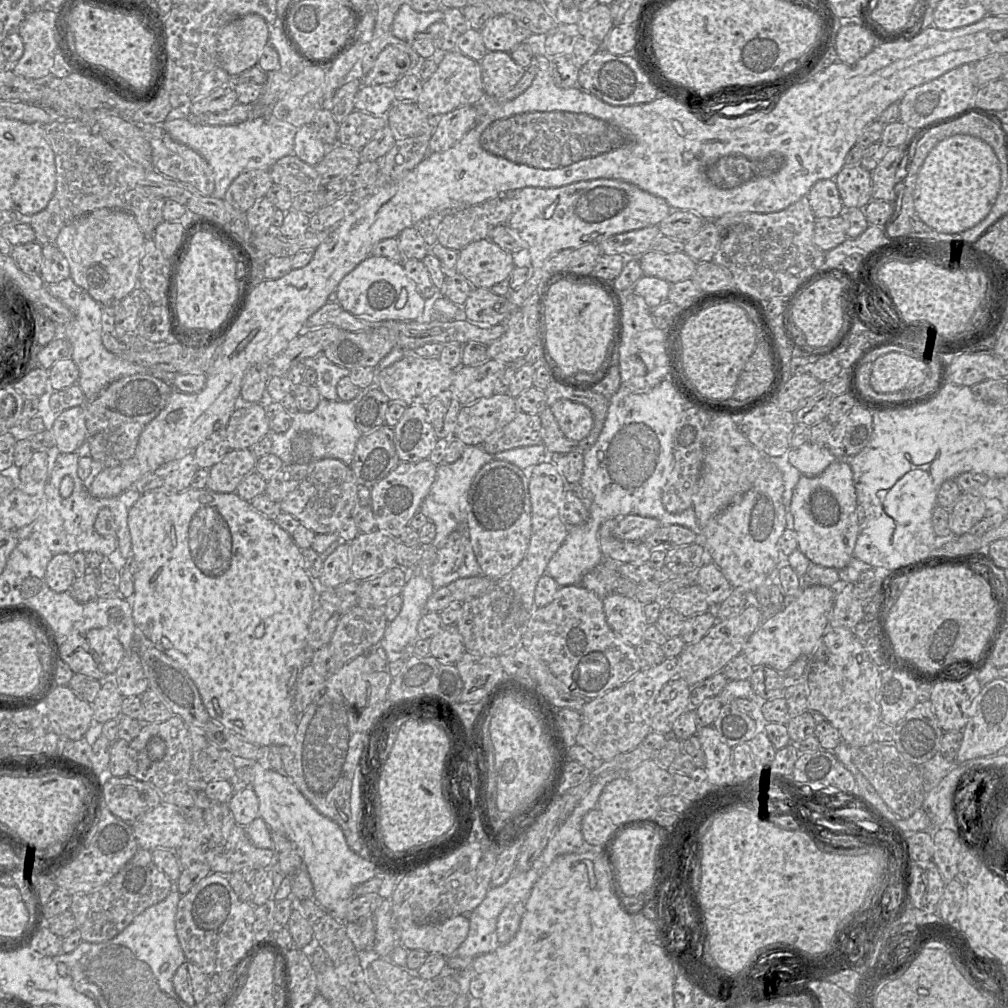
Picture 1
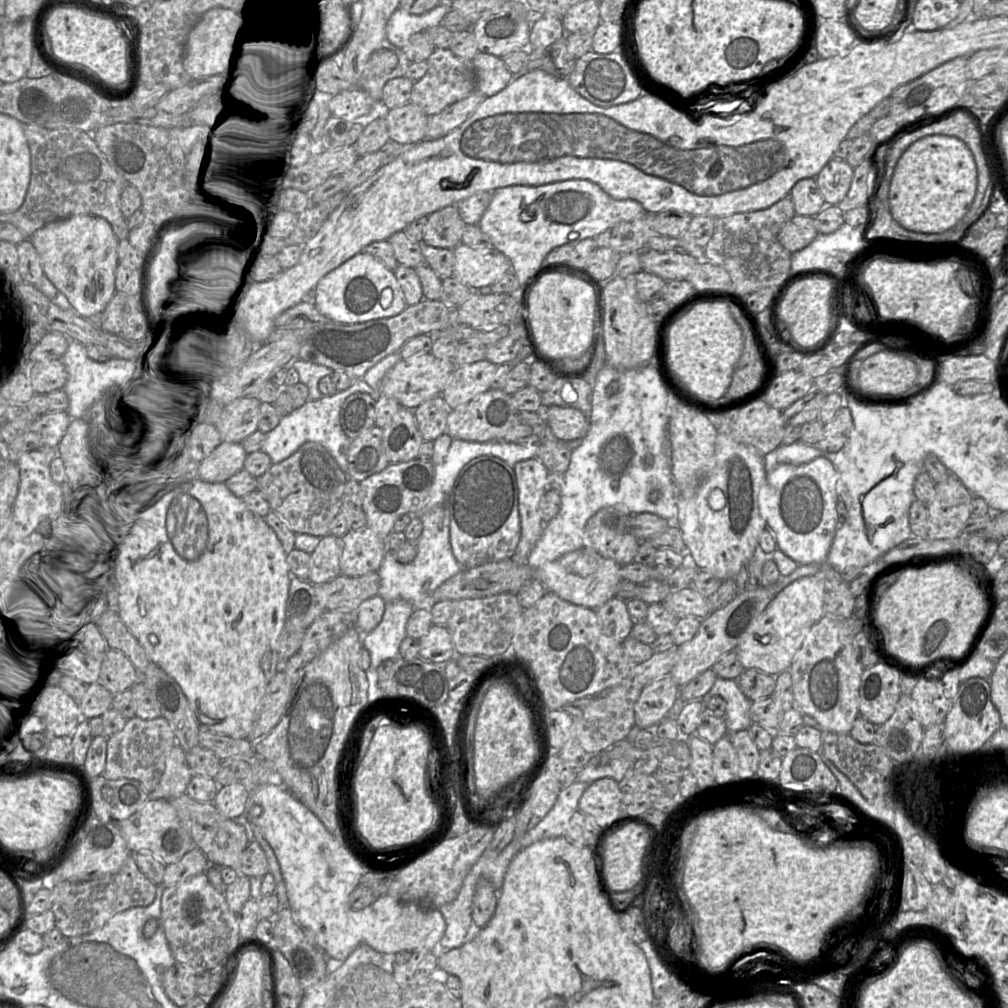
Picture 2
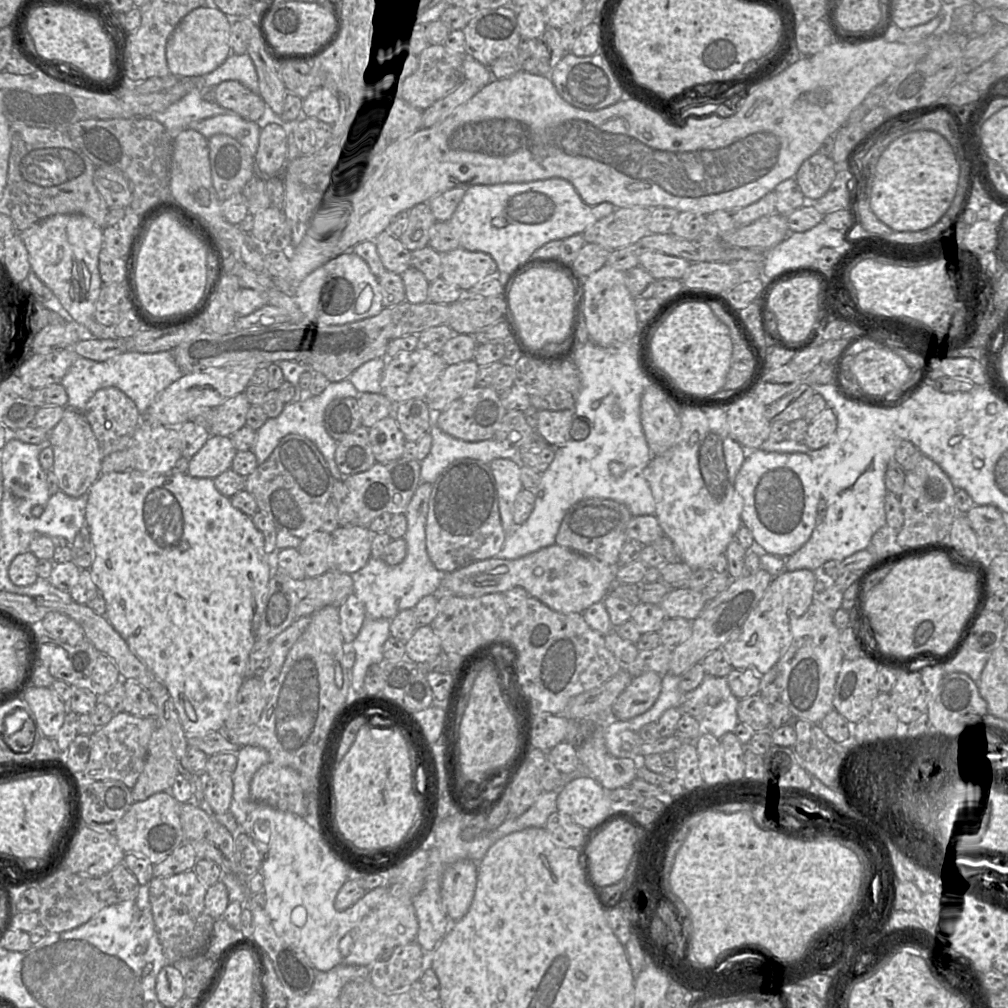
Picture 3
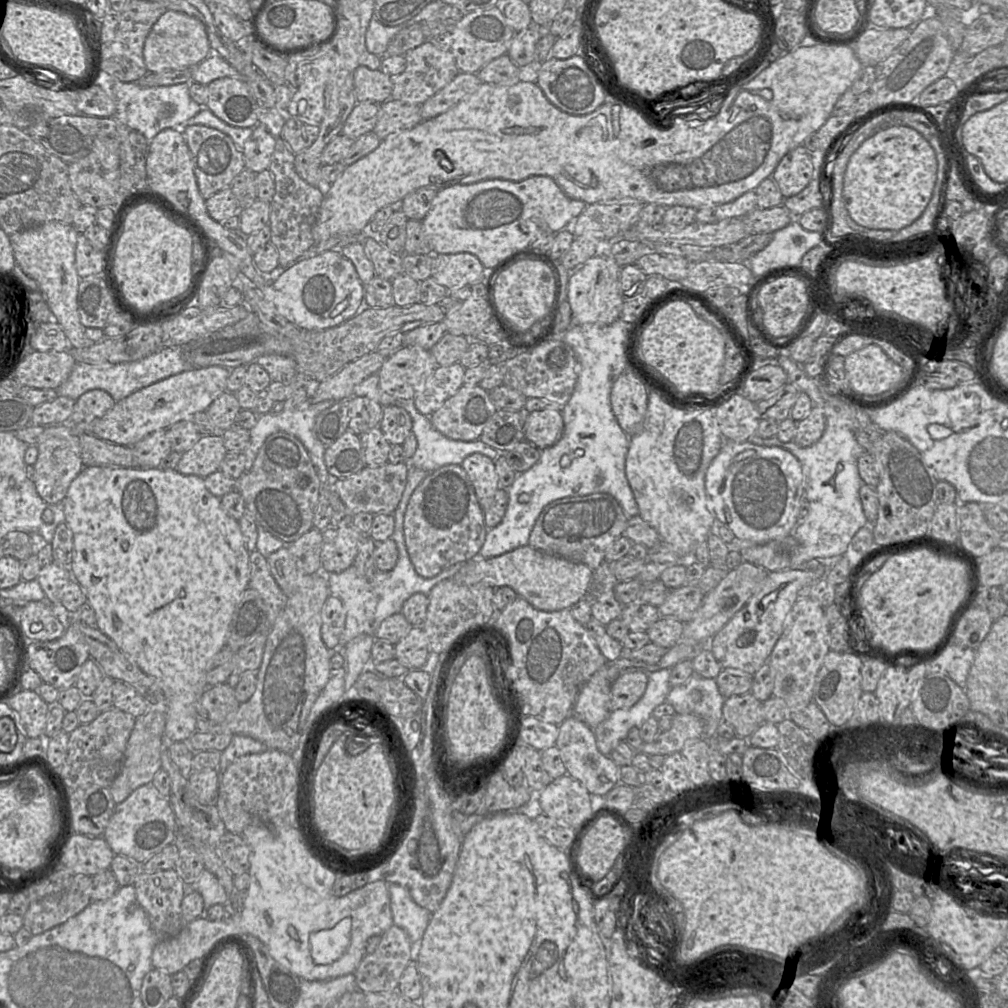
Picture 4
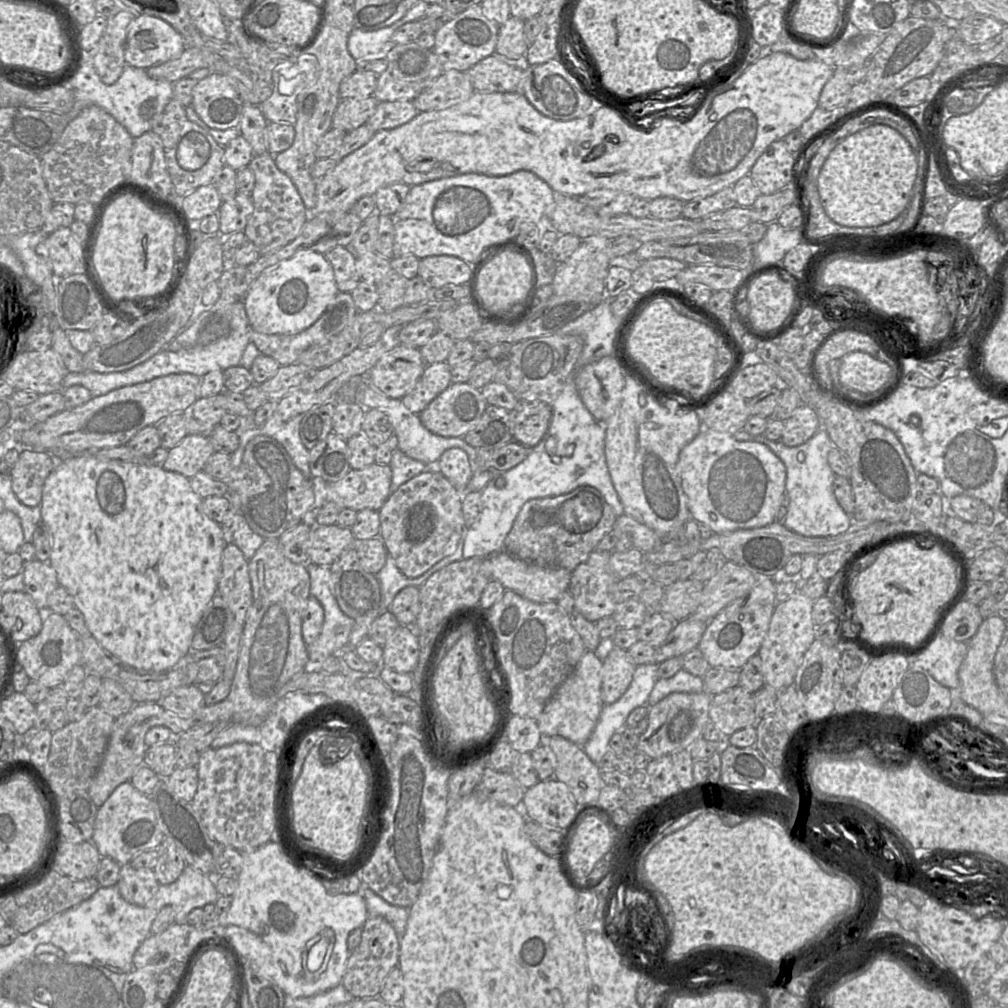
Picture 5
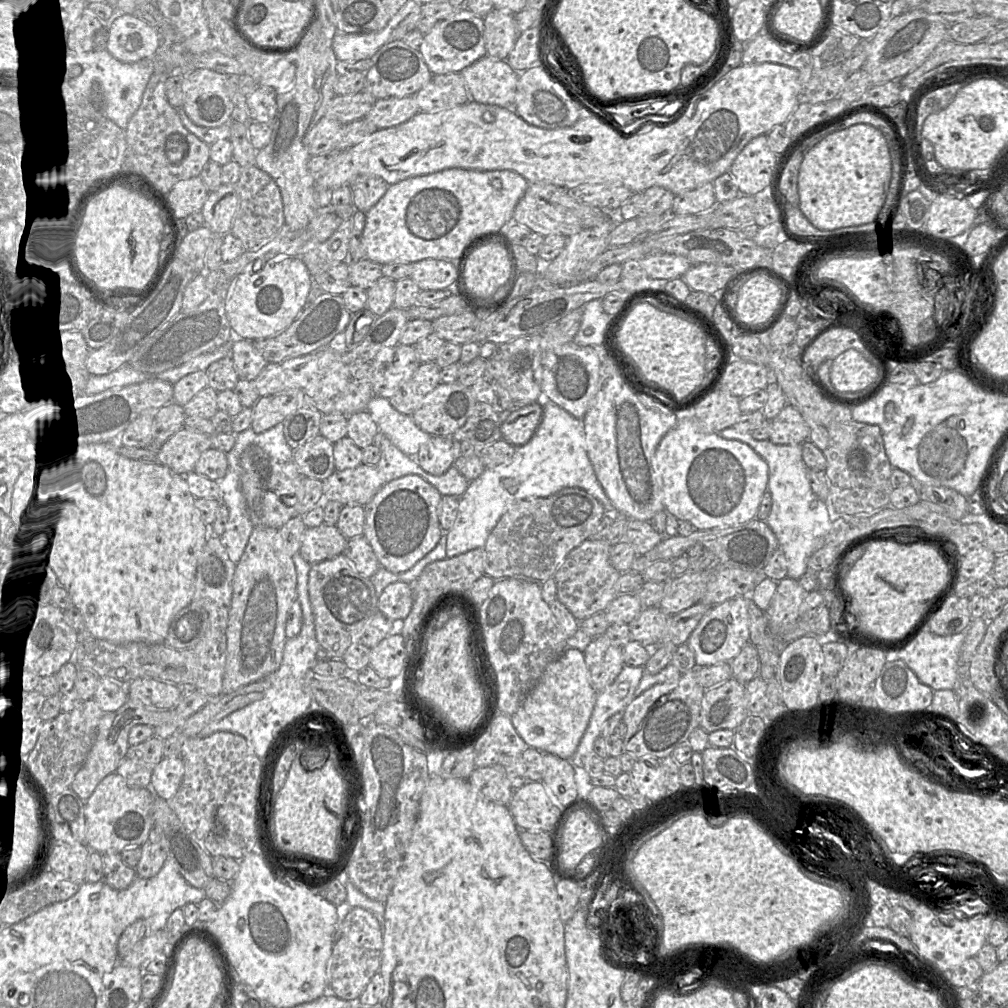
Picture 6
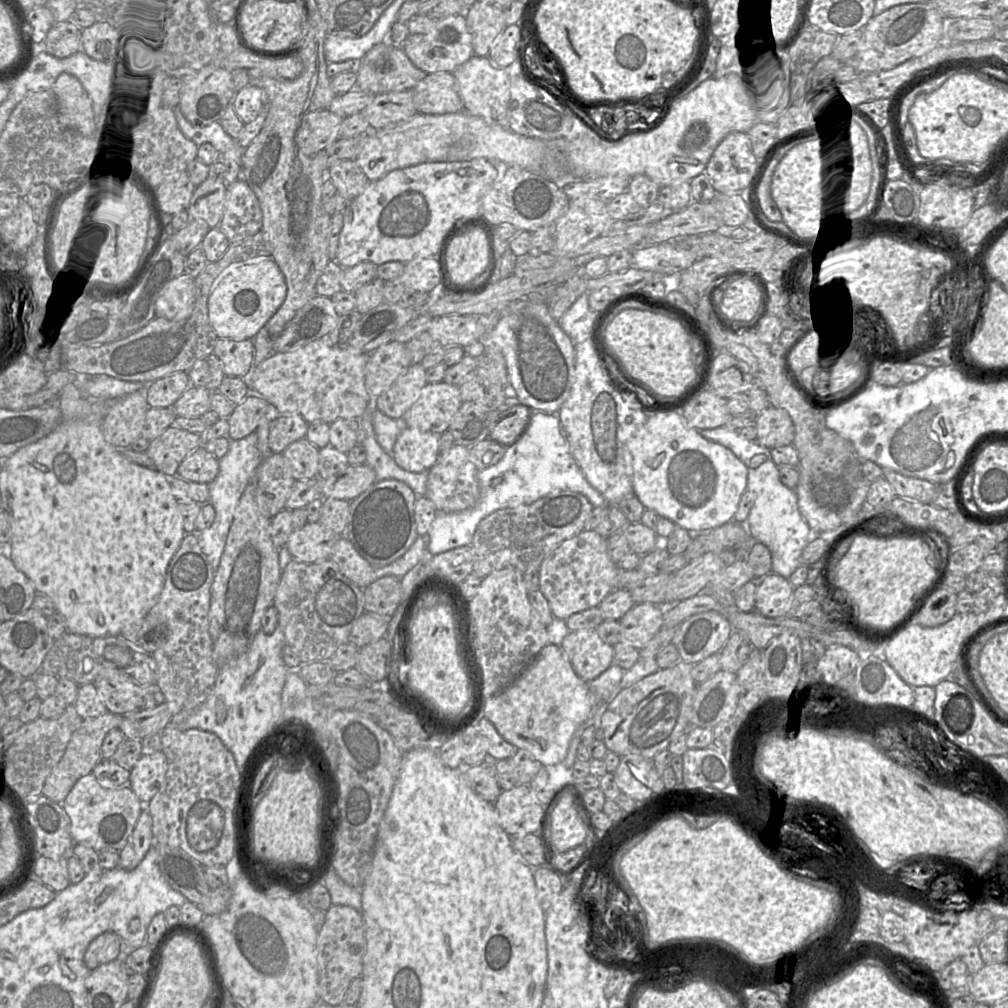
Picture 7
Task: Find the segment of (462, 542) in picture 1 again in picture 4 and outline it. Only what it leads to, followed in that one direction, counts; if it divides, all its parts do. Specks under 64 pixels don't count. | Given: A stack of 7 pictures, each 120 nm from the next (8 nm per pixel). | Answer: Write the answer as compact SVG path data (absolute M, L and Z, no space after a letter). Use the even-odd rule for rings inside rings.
M410 466L407 475L407 482L405 490L402 495L402 499L392 514L395 518L395 528L391 536L397 544L399 556L395 567L390 571L377 571L375 576L371 579L361 576L354 566L351 566L347 570L338 573L325 573L328 583L328 588L331 595L338 597L346 610L346 623L345 628L340 636L338 648L343 648L350 640L364 635L358 632L352 632L353 629L357 629L357 624L360 619L372 620L382 619L385 620L389 616L400 613L405 601L415 593L428 594L431 589L445 579L452 579L453 576L464 566L467 562L457 563L435 577L424 578L420 576L410 560L404 538L403 523L405 519L405 513L407 505L414 490L420 485L429 472Z

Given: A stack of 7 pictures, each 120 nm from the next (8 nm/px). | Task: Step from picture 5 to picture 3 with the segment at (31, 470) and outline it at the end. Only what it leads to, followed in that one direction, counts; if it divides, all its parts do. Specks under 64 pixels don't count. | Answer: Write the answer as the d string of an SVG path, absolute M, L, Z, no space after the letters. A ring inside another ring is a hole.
M65 408L58 424L48 433L48 445L53 450L53 466L46 473L51 473L60 491L72 498L87 495L90 487L102 474L104 457L95 435L81 411Z

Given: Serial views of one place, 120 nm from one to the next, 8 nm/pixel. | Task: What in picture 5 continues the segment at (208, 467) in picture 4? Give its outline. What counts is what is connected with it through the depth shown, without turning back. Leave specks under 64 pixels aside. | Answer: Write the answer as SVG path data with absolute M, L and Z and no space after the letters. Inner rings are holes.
M188 434L178 445L168 450L162 468L191 479L195 474L203 471L207 460L214 452L209 437Z

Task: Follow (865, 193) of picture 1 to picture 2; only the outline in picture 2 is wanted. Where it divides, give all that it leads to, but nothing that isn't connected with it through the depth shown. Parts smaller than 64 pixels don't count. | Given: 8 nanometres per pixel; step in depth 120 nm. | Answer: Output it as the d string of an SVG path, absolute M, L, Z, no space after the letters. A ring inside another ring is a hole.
M832 158L815 181L826 205L838 205L847 195L854 169L843 159Z

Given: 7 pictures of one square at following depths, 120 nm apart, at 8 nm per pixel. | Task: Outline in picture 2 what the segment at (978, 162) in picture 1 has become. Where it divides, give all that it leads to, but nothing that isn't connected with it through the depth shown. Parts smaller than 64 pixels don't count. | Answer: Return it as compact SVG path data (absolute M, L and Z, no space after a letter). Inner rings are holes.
M930 135L912 143L892 175L888 203L892 217L917 233L937 234L953 228L969 210L977 190L977 167L972 152L958 138Z

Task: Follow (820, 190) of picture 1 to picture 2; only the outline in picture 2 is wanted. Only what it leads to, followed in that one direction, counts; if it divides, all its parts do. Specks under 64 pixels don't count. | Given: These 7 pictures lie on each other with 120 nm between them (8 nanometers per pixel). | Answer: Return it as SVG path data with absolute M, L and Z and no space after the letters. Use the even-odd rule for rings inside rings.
M815 178L799 180L789 196L792 198L795 214L799 216L815 217L826 206Z

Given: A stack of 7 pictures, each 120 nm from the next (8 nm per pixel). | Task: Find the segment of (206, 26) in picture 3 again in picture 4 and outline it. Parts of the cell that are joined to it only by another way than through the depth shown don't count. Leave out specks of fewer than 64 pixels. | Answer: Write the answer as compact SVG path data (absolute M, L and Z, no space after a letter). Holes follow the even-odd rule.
M168 10L153 25L148 34L144 44L143 58L147 70L158 73L186 68L192 69L211 53L212 49L204 23L197 17Z

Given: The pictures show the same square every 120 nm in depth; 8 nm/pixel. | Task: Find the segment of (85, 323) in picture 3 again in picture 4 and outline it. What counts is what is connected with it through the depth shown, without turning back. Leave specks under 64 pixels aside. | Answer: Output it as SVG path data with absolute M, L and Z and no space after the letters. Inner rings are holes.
M46 222L9 235L16 264L40 286L51 312L70 341L72 348L91 346L90 338L99 342L105 338L101 328L89 328L81 324L77 312L77 290L82 279L75 267L75 252L81 233L73 226L61 222Z

